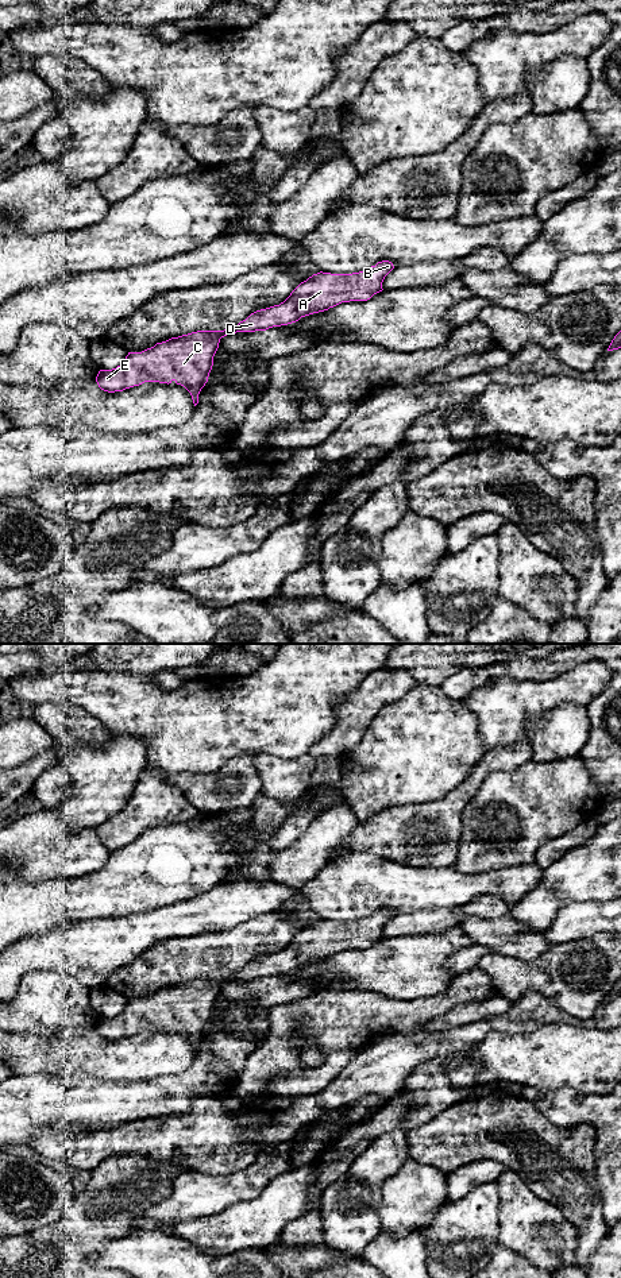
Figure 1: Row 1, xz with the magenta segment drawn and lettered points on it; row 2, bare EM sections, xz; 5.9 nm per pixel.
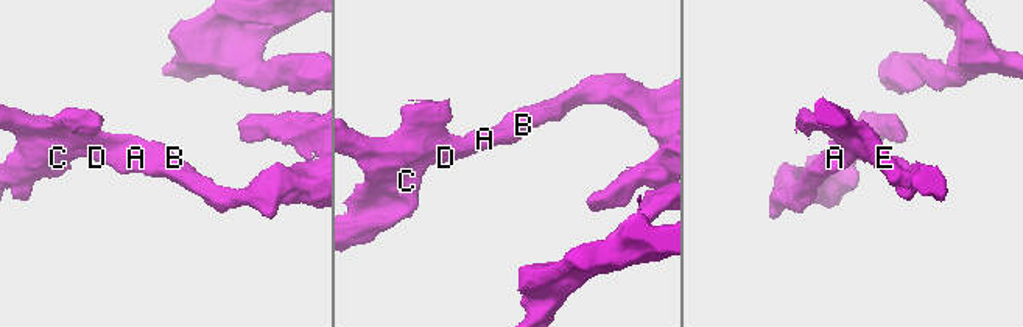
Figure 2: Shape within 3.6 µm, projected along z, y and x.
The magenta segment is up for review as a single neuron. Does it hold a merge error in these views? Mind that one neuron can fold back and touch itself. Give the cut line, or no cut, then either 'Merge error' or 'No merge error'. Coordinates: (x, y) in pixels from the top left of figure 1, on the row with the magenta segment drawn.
No split. No merge error

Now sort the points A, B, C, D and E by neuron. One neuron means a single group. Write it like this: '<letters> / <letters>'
A B C D E

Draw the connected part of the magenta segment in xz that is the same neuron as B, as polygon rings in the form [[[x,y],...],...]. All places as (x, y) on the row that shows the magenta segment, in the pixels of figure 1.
[[[382,260],[352,274],[320,271],[301,282],[279,305],[256,310],[234,328],[197,331],[157,343],[142,352],[128,352],[116,368],[100,370],[96,382],[101,390],[115,393],[144,382],[169,385],[174,381],[190,393],[196,406],[198,394],[208,382],[221,337],[288,325],[342,302],[367,301],[383,290],[382,282],[393,269],[392,262]]]

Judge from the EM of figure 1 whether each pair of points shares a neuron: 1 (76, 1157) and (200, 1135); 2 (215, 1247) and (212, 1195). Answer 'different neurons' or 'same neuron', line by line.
1: same neuron
2: different neurons

